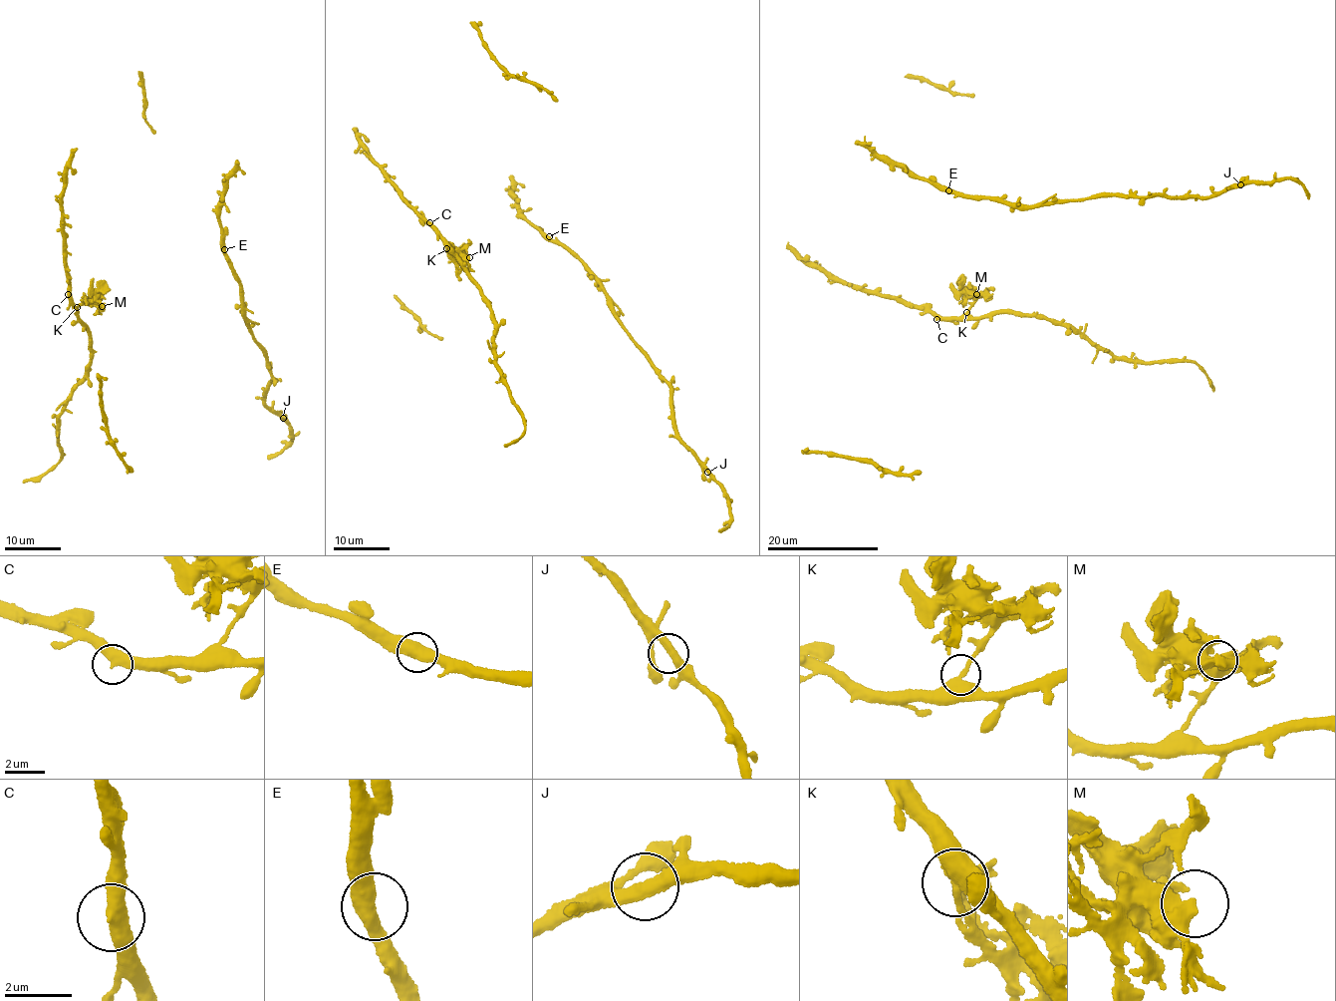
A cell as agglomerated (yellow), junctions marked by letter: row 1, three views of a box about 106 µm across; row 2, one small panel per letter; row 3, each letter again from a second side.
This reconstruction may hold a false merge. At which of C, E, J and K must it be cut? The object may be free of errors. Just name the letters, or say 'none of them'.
K

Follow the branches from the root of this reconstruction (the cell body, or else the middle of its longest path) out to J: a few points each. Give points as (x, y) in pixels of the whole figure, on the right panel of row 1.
J: (947, 191), (965, 196), (979, 195), (1018, 207), (1113, 194), (1199, 197), (1240, 184)

